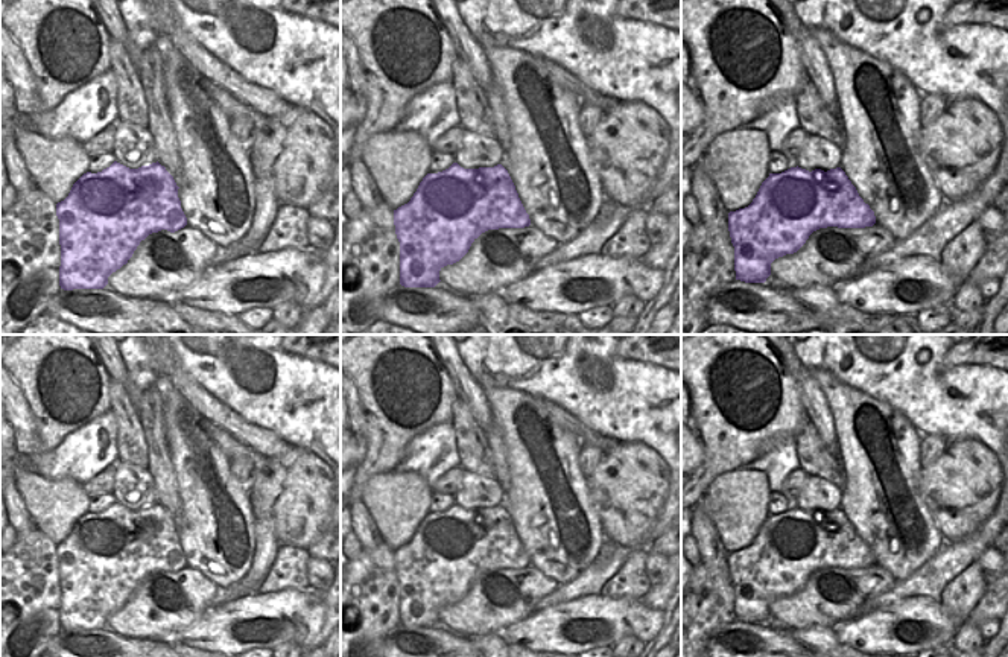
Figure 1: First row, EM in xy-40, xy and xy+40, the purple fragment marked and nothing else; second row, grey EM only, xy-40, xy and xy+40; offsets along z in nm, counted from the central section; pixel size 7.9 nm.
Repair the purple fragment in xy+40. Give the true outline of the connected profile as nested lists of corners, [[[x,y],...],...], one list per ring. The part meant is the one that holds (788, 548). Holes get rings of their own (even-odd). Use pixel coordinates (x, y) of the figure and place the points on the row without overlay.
[[[841,508],[769,514],[748,548],[728,554],[736,620],[765,624],[771,604],[797,593],[819,569],[874,564],[874,552]]]

